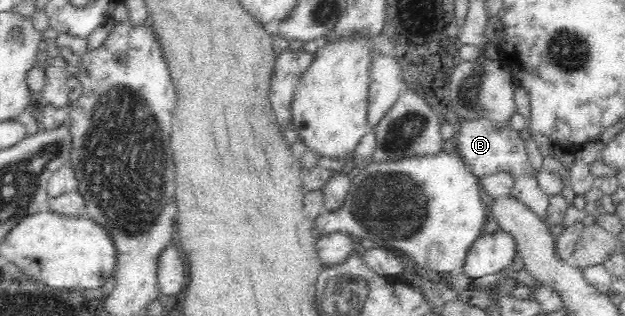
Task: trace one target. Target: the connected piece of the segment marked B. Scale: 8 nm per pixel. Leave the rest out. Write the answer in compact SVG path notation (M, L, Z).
M476 120L465 122L459 133L454 136L455 148L459 151L458 155L464 160L465 164L471 168L475 176L482 178L483 176L507 171L513 173L515 179L514 189L510 195L518 197L522 203L525 203L539 214L544 220L547 211L549 196L539 188L537 173L531 167L525 151L525 141L519 137L518 130L504 128L503 130L495 130L493 125L487 120Z

